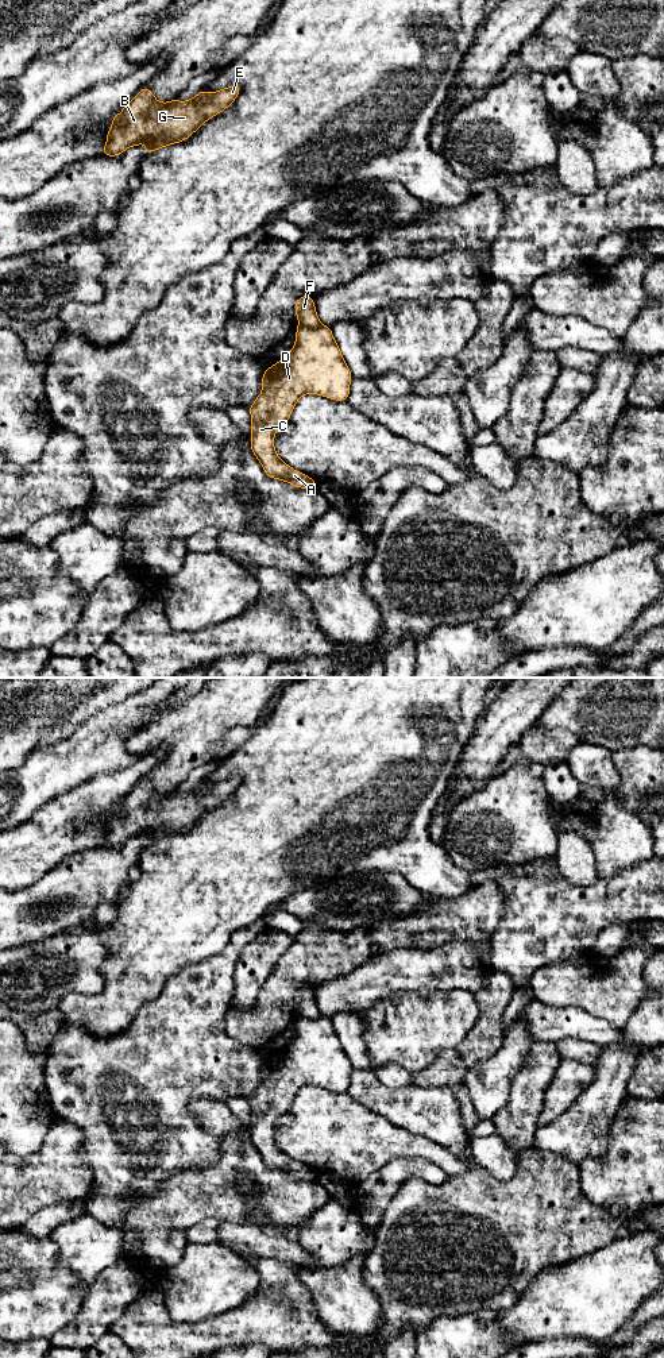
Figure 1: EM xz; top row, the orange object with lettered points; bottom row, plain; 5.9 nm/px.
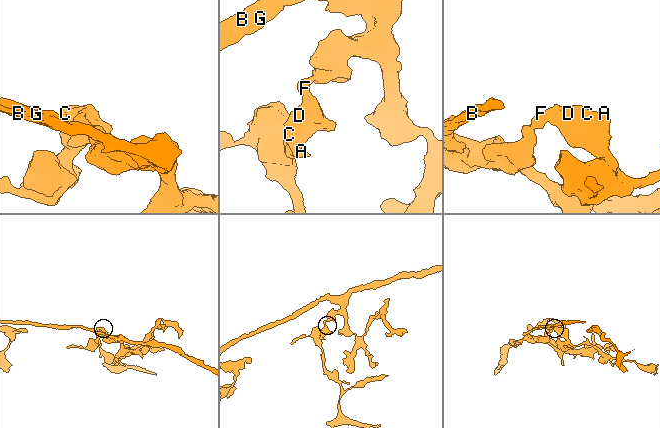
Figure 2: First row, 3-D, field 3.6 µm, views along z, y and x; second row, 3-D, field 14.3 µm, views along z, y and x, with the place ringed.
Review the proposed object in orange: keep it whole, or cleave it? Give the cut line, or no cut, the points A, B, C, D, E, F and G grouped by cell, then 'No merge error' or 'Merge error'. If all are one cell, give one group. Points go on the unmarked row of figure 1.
Split along xz (300, 1015), (307, 1018), (321, 1017). Groups: A C D / B E F G. Merge error

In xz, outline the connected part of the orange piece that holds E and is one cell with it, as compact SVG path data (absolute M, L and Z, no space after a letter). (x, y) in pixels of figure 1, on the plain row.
M231 776L211 786L206 779L186 792L159 794L144 778L112 809L101 846L117 848L144 833L144 845L181 834L205 813L227 800L239 787L240 776Z

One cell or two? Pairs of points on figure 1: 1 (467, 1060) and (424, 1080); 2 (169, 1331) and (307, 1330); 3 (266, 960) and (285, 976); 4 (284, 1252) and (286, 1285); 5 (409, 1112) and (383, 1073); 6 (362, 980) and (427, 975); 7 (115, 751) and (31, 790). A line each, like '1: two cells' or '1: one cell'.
1: one cell
2: one cell
3: two cells
4: two cells
5: two cells
6: one cell
7: one cell

